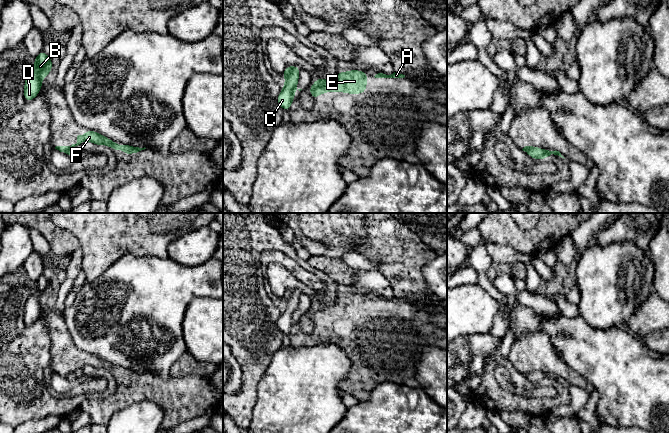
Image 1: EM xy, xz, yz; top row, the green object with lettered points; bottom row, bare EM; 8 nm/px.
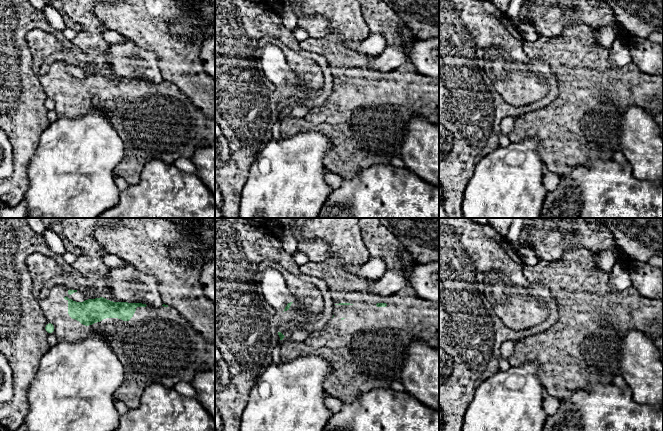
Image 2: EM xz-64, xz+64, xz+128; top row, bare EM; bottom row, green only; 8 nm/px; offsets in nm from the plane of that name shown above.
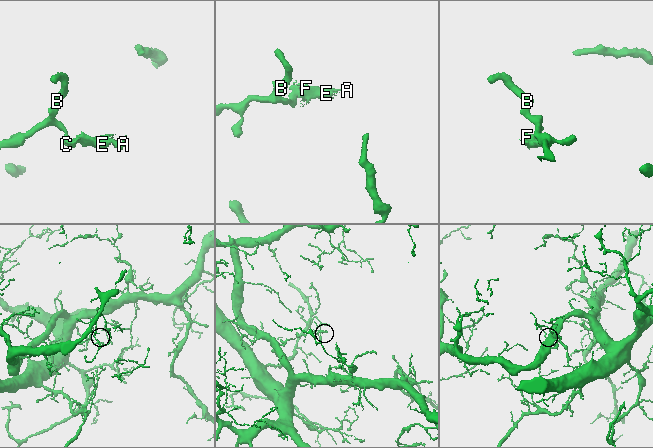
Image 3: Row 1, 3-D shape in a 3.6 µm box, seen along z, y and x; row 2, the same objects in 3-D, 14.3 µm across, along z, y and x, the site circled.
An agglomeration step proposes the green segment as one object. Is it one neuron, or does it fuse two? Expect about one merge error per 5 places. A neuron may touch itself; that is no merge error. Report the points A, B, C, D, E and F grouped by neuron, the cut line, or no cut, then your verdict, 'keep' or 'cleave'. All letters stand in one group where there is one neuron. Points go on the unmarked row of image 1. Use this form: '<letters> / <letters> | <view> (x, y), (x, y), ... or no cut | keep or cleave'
A E F / B C D | xz (294, 291), (289, 298), (288, 307), (282, 313) | cleave

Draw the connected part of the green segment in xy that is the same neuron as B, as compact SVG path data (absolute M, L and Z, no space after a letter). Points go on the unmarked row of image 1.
M42 274L34 283L34 290L24 307L25 326L33 324L40 316L43 302L52 294L51 282Z

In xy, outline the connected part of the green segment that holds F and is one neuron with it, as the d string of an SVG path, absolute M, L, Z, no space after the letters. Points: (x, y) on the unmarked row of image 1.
M87 353L87 357L86 358L82 358L82 359L78 359L77 360L77 367L76 368L72 368L70 370L56 370L55 373L59 374L60 376L66 377L68 376L71 372L80 369L81 367L85 366L85 365L89 365L91 367L93 367L94 369L105 369L108 370L112 373L115 374L115 376L119 375L119 374L123 374L123 376L126 379L130 379L130 378L134 378L137 377L141 374L146 373L144 372L139 372L139 371L135 371L135 370L131 370L131 369L121 369L121 368L116 368L114 365L112 365L111 363L91 354L91 353Z

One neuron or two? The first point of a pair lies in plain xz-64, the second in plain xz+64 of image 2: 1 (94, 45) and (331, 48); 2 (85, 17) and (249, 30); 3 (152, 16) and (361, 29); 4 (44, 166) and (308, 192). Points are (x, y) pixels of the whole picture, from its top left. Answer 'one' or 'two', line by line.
1: one
2: two
3: two
4: one

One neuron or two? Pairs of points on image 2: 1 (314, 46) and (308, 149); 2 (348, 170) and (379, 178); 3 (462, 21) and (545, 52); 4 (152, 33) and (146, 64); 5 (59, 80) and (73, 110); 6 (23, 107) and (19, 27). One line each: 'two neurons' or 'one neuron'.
1: two neurons
2: two neurons
3: two neurons
4: two neurons
5: one neuron
6: one neuron

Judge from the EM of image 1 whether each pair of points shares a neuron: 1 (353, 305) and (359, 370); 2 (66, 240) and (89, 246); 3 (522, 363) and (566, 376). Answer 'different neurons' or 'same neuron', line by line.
1: same neuron
2: different neurons
3: same neuron

